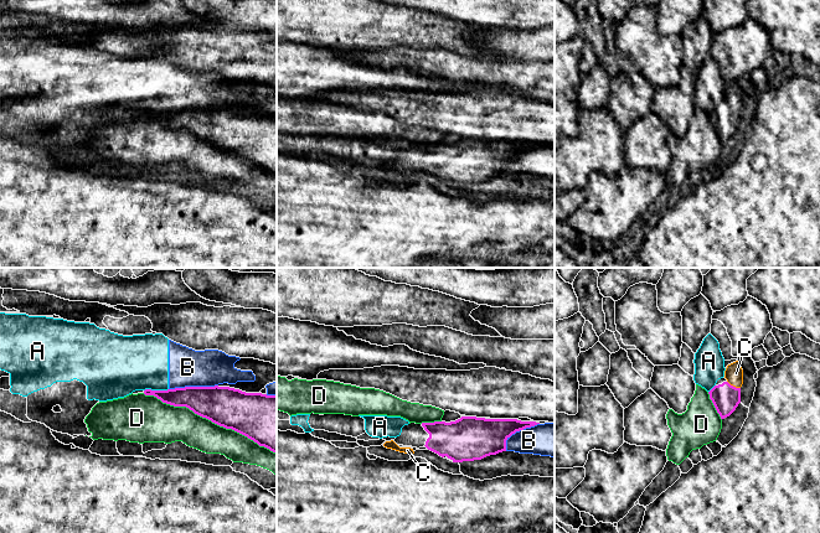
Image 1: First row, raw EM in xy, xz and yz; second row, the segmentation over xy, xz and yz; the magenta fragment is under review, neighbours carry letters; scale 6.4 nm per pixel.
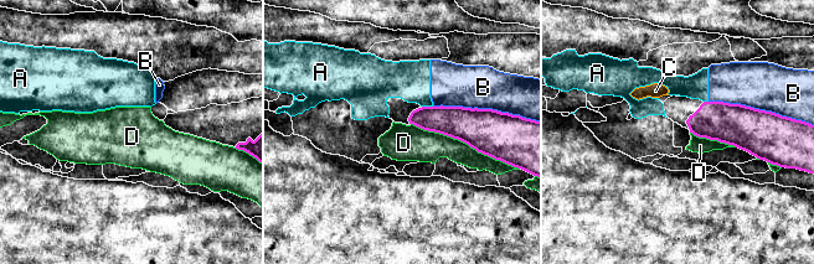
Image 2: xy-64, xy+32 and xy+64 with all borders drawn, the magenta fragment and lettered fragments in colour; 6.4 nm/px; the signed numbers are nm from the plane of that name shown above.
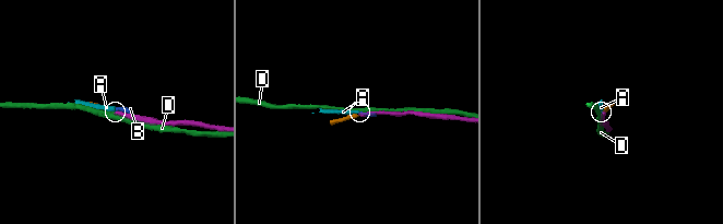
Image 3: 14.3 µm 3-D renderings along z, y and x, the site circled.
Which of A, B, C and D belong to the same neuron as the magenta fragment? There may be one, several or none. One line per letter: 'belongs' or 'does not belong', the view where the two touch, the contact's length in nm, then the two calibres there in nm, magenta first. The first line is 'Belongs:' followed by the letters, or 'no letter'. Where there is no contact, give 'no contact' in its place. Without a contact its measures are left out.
Belongs: C
A: does not belong; meets magenta in xy; contact 160 nm long; 140 nm thick on the magenta side, 360 nm on the other
B: does not belong; meets magenta in xy; contact 320 nm long; 260 nm thick on the magenta side, 240 nm on the other
C: belongs; meets magenta in yz; contact 100 nm long; 180 nm thick on the magenta side, 120 nm on the other
D: does not belong; meets magenta in xy; contact 950 nm long; 280 nm thick on the magenta side, 220 nm on the other

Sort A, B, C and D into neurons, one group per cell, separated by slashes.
A B / C / D

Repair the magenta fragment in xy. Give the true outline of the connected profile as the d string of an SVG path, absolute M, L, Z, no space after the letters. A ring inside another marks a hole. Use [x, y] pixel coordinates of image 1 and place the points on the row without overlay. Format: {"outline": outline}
{"outline": "M218 108L145 112L144 117L174 129L186 129L195 136L277 175L277 118L246 115Z"}

